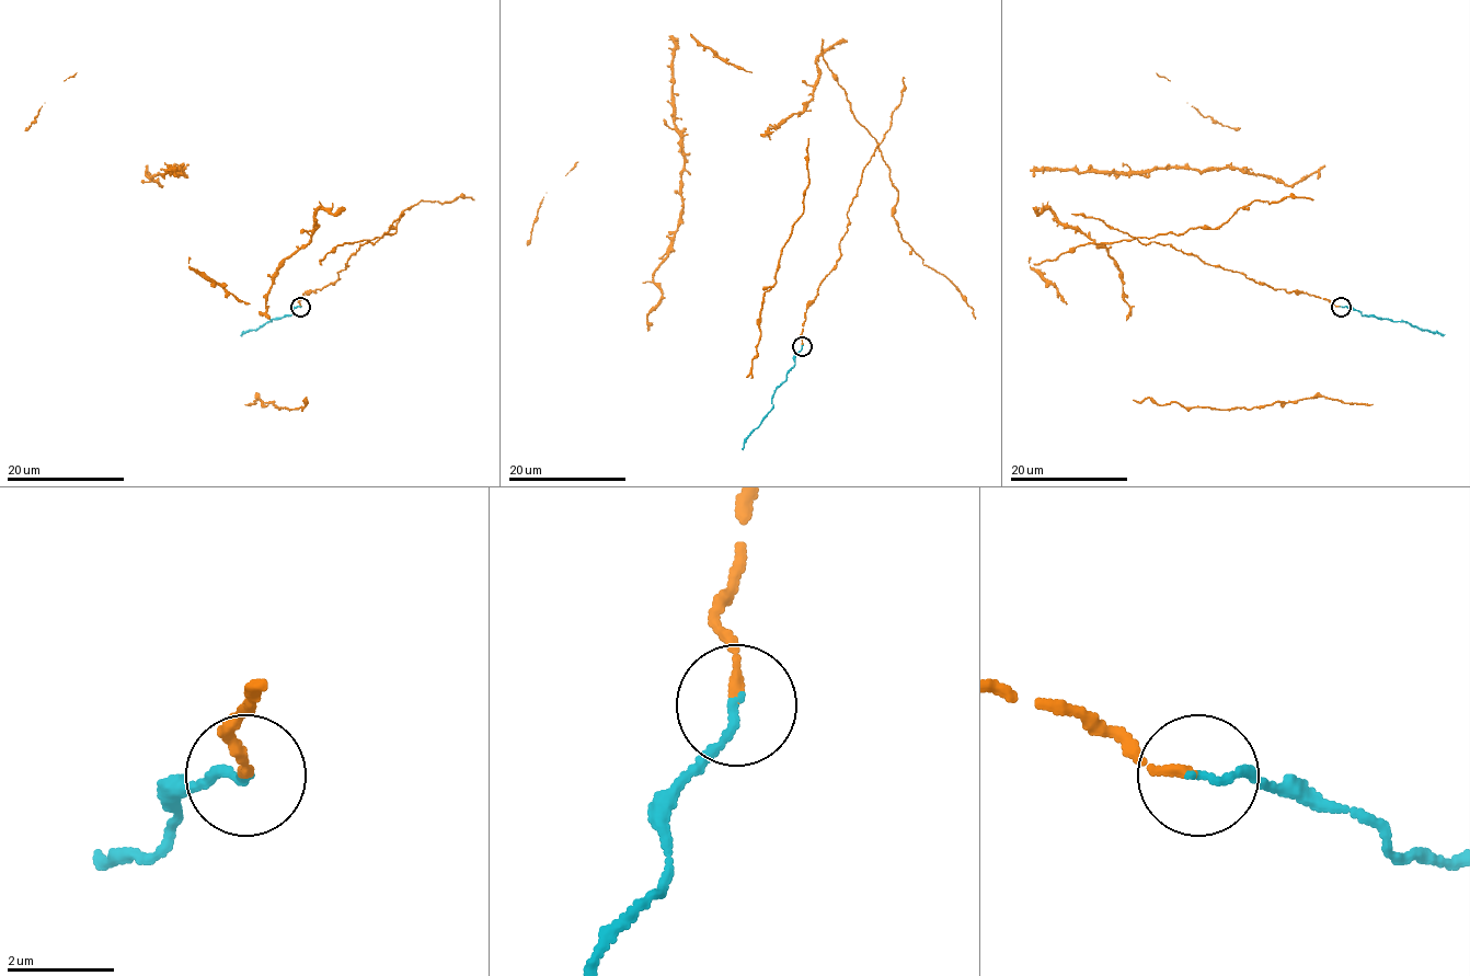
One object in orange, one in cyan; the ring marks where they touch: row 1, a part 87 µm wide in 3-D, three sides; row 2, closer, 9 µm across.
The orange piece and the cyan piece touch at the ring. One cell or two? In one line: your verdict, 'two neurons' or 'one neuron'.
one neuron

